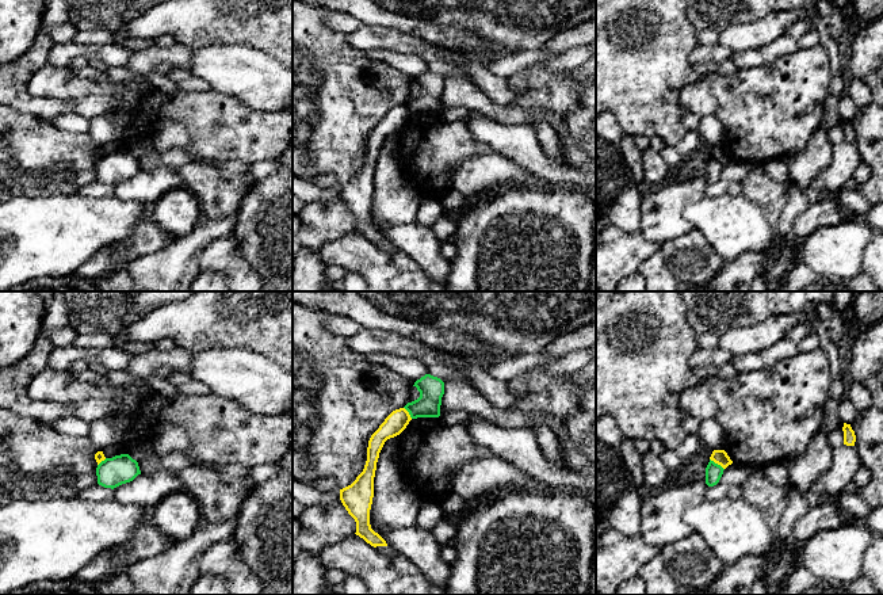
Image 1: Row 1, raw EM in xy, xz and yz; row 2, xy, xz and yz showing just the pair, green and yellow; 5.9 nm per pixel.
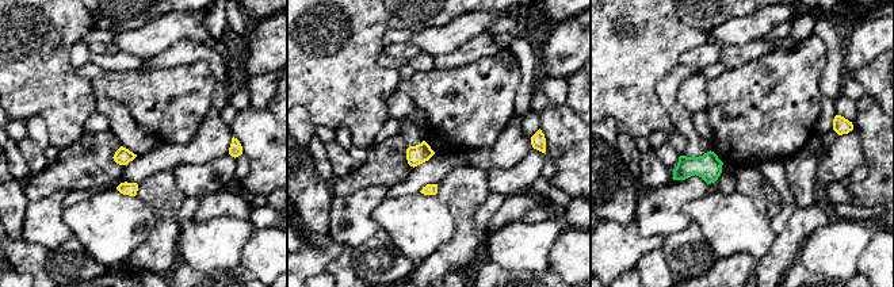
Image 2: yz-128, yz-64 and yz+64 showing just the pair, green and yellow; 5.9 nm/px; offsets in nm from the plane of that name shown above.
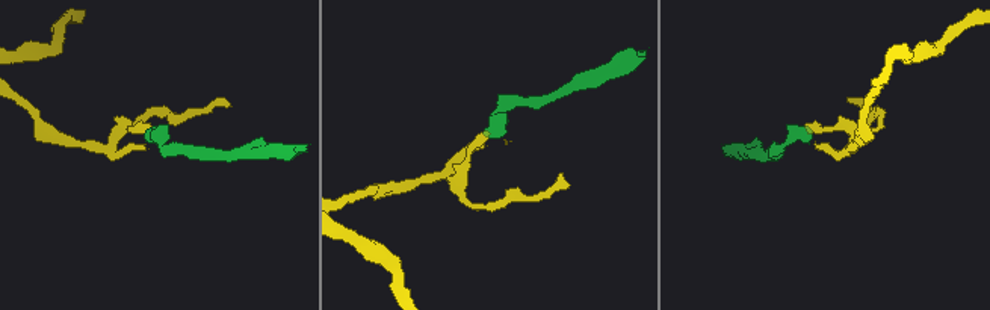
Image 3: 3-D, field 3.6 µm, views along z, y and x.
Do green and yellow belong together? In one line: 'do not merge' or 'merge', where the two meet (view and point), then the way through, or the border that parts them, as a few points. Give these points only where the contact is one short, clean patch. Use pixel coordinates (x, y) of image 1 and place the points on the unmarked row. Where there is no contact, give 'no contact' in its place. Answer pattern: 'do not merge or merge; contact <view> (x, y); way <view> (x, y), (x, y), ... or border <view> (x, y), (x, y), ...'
do not merge; contact yz (717, 160); border yz (710, 155), (723, 166)

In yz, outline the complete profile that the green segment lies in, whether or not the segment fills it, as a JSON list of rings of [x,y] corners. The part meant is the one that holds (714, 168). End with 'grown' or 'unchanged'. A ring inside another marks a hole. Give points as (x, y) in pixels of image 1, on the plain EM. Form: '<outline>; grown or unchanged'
[[[710,156],[707,164],[706,164],[706,180],[708,183],[714,183],[719,179],[722,171],[723,171],[723,164],[714,157]]]; unchanged

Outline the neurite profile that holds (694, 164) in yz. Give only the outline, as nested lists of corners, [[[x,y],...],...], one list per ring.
[[[697,148],[691,153],[683,156],[681,164],[670,171],[668,183],[681,183],[692,179],[706,180],[706,164],[710,159],[710,155],[700,152]]]

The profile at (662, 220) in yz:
[[[692,179],[668,183],[643,195],[641,202],[641,228],[651,243],[668,243],[687,234],[692,225],[684,217],[685,209],[703,199],[708,182]]]

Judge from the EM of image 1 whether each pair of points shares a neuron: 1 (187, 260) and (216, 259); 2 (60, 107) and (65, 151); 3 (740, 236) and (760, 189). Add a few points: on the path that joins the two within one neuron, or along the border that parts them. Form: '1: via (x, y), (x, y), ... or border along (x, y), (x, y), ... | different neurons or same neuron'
1: border along (221, 237), (205, 248), (199, 258), (199, 270) | different neurons
2: border along (18, 111), (29, 111), (49, 121) | different neurons
3: border along (742, 193), (760, 208), (772, 229) | different neurons

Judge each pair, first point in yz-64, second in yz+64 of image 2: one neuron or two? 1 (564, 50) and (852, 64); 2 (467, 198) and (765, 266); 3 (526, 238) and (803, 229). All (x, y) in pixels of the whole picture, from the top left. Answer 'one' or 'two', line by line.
1: one
2: two
3: two

